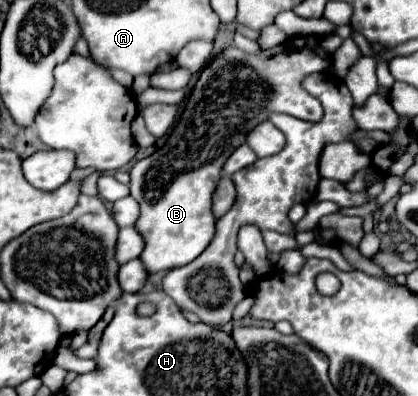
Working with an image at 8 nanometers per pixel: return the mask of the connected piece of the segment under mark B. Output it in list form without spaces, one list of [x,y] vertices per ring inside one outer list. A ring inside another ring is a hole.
[[[290,36],[280,46],[272,50],[258,50],[254,54],[228,46],[200,70],[200,76],[190,90],[166,144],[144,160],[138,160],[130,170],[130,194],[138,200],[142,210],[136,228],[146,240],[140,260],[146,264],[150,274],[158,270],[172,270],[174,266],[168,264],[190,264],[208,248],[216,232],[216,218],[212,214],[212,194],[216,190],[216,182],[222,178],[222,166],[228,160],[228,154],[246,142],[248,130],[256,128],[258,122],[268,120],[272,112],[290,114],[308,122],[318,122],[322,118],[322,104],[302,88],[302,80],[308,74],[328,70],[330,64],[332,56],[320,46],[318,36]]]

